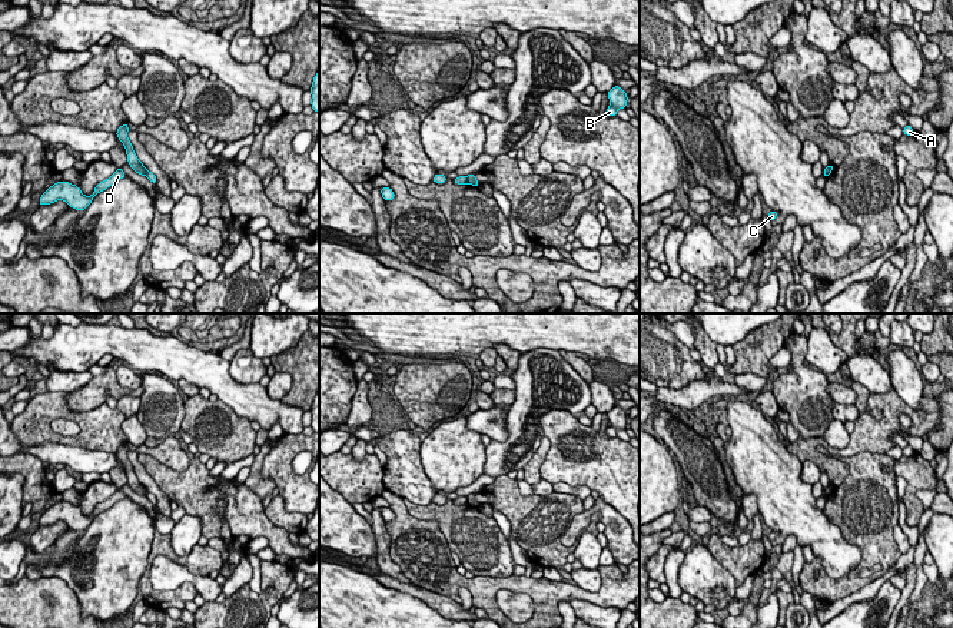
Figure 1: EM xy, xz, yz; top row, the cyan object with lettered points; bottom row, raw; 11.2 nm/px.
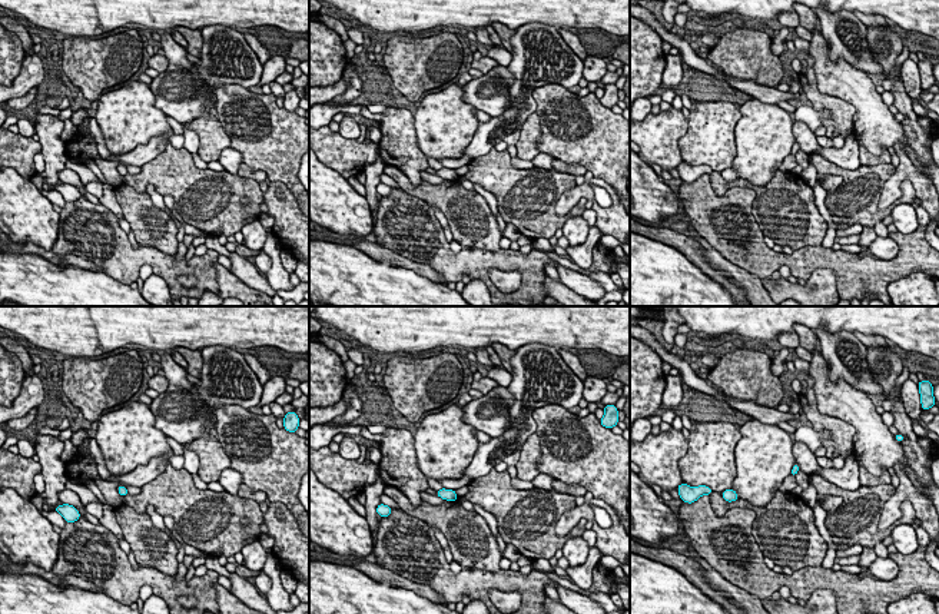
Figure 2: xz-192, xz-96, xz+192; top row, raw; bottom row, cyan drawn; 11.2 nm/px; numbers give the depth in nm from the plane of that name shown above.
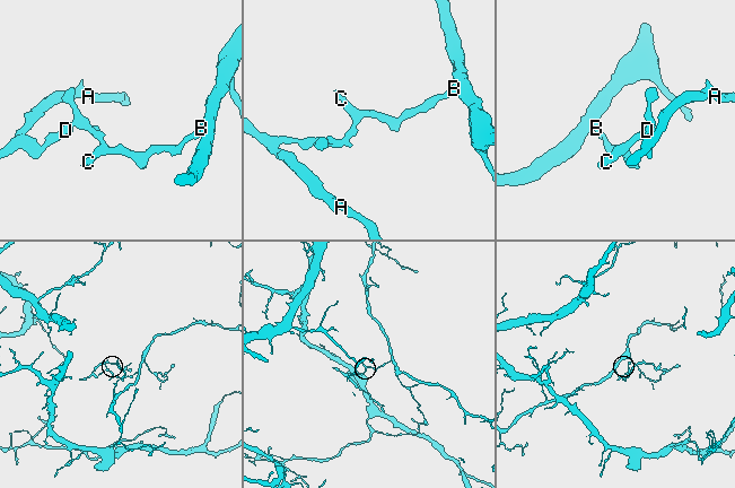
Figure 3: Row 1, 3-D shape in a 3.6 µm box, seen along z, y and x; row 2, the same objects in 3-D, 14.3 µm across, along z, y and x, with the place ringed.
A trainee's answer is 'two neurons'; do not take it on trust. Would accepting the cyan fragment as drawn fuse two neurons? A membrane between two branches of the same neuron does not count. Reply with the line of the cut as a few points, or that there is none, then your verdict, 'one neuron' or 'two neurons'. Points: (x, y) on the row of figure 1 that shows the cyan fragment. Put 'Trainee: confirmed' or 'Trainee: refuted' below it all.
cut in xz along (465, 176), (468, 182); two neurons
Trainee: confirmed

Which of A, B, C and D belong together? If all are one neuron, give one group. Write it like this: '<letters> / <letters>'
A D / B C

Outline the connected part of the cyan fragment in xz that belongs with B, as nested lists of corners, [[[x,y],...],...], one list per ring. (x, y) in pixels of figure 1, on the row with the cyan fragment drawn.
[[[615,84],[607,93],[607,96],[608,96],[608,100],[611,102],[611,104],[607,107],[605,113],[610,117],[615,117],[618,109],[625,109],[627,107],[627,102],[628,102],[627,92],[622,90],[620,86]]]

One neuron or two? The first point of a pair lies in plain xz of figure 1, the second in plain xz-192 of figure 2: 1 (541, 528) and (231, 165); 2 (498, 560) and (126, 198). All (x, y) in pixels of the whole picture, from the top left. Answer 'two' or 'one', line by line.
1: two
2: one

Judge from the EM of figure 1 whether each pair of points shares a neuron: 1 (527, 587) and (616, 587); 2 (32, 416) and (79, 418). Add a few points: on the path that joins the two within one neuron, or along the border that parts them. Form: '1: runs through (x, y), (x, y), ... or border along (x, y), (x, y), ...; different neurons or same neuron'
1: runs through (548, 592), (577, 592), (594, 597); same neuron
2: runs through (47, 434), (59, 439), (76, 439), (80, 435); same neuron

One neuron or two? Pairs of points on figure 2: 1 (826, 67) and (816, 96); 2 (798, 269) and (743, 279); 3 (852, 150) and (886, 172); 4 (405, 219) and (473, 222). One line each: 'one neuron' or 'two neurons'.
1: two neurons
2: two neurons
3: two neurons
4: two neurons

